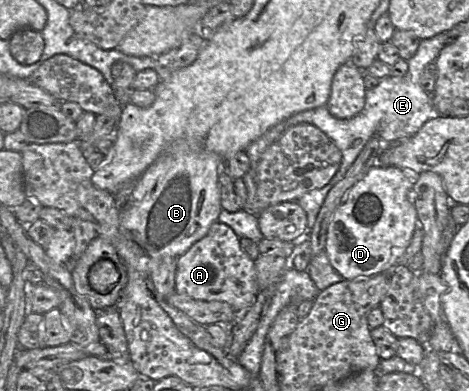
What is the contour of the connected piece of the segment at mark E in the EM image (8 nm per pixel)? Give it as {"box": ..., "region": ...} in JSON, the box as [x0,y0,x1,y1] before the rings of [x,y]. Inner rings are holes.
{"box":[243,33,446,231],"region":[[[440,33],[430,39],[421,40],[416,54],[408,60],[409,68],[407,74],[400,78],[387,77],[381,80],[374,89],[366,91],[365,106],[355,117],[345,120],[338,119],[330,114],[327,106],[322,106],[290,116],[269,128],[263,135],[253,141],[245,150],[250,161],[250,167],[243,176],[247,190],[247,200],[243,210],[256,216],[260,213],[255,177],[262,153],[289,128],[298,124],[308,123],[323,131],[336,144],[342,154],[340,168],[333,179],[325,187],[312,190],[296,201],[306,212],[308,231],[311,231],[328,192],[344,179],[348,170],[373,136],[378,136],[385,145],[392,145],[412,137],[427,121],[439,116],[434,106],[432,95],[426,93],[421,87],[421,74],[428,64],[436,61],[441,50],[445,47],[445,39],[446,34]]]}

